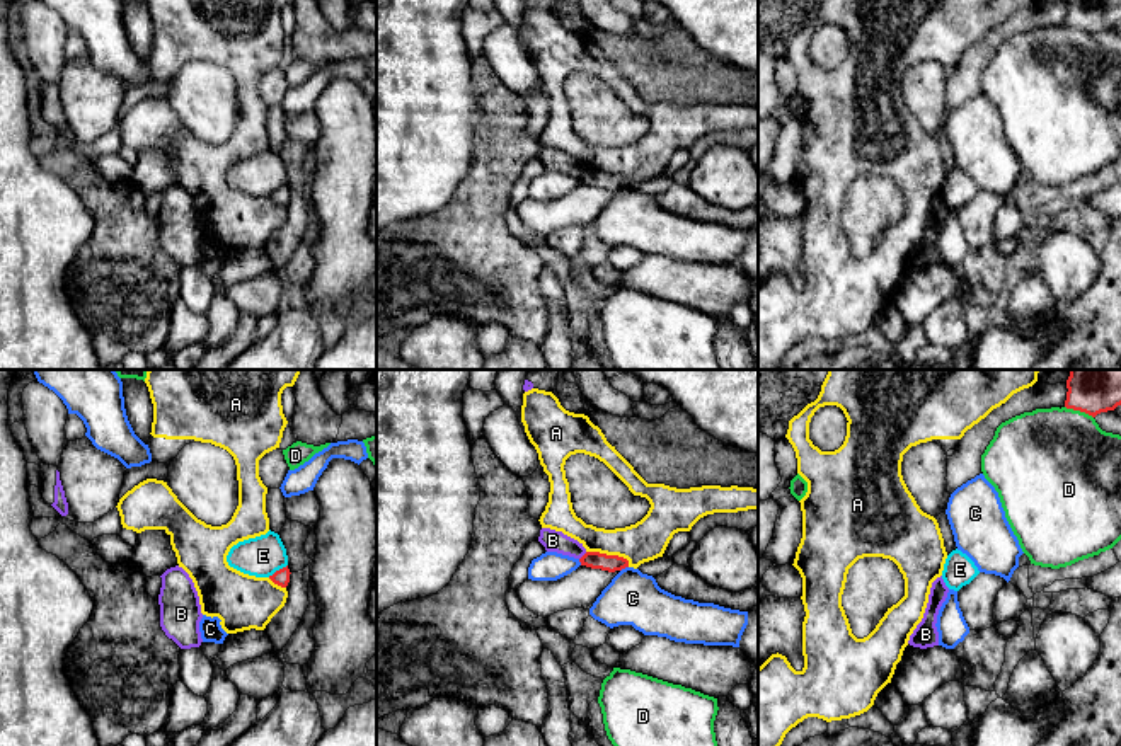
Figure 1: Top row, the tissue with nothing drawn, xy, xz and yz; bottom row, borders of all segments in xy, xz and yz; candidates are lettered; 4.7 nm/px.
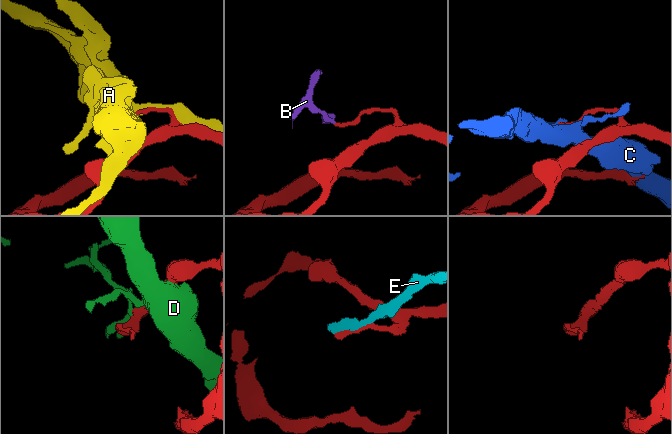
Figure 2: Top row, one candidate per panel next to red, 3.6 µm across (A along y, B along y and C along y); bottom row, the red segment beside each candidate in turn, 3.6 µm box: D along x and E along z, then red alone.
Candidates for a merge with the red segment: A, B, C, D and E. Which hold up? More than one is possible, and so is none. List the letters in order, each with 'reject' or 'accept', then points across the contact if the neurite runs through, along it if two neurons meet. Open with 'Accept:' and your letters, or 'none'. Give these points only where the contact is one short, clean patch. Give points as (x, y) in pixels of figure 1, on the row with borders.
Accept: none
A: reject
B: reject; border xz (586, 552), (580, 559)
C: reject
D: reject
E: reject

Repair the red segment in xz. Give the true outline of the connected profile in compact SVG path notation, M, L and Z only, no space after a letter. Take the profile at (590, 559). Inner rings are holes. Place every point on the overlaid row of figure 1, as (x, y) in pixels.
M586 552L579 559L581 565L591 567L591 569L601 569L608 572L622 571L629 567L629 560L618 555L606 555L600 552Z

